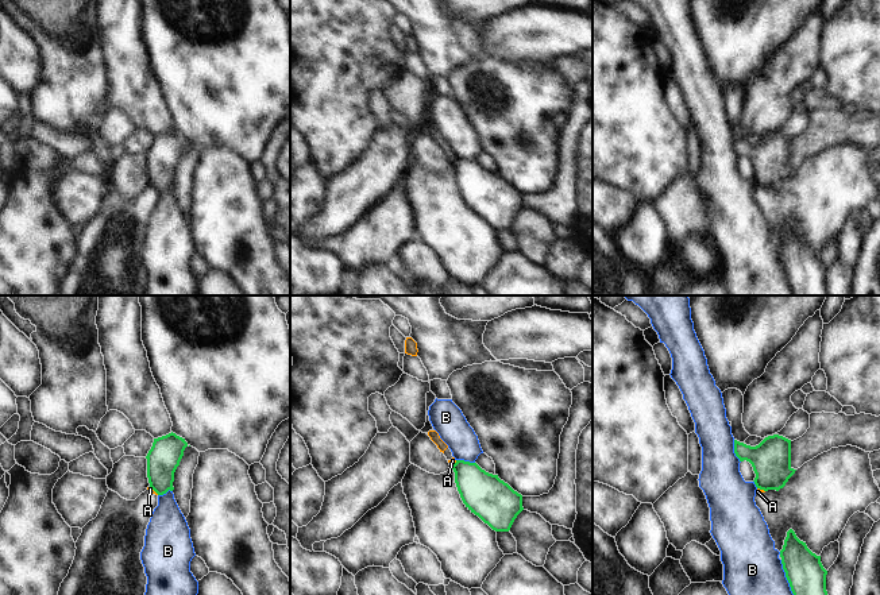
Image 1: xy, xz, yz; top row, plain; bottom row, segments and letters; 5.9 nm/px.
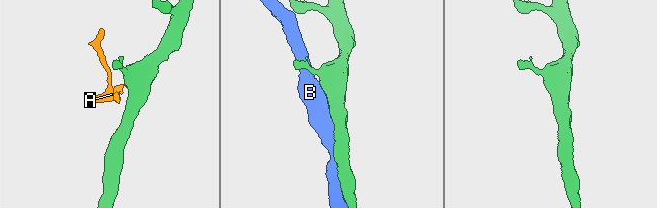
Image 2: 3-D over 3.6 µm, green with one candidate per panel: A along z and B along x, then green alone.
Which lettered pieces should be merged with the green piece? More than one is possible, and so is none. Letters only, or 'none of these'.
none of these

